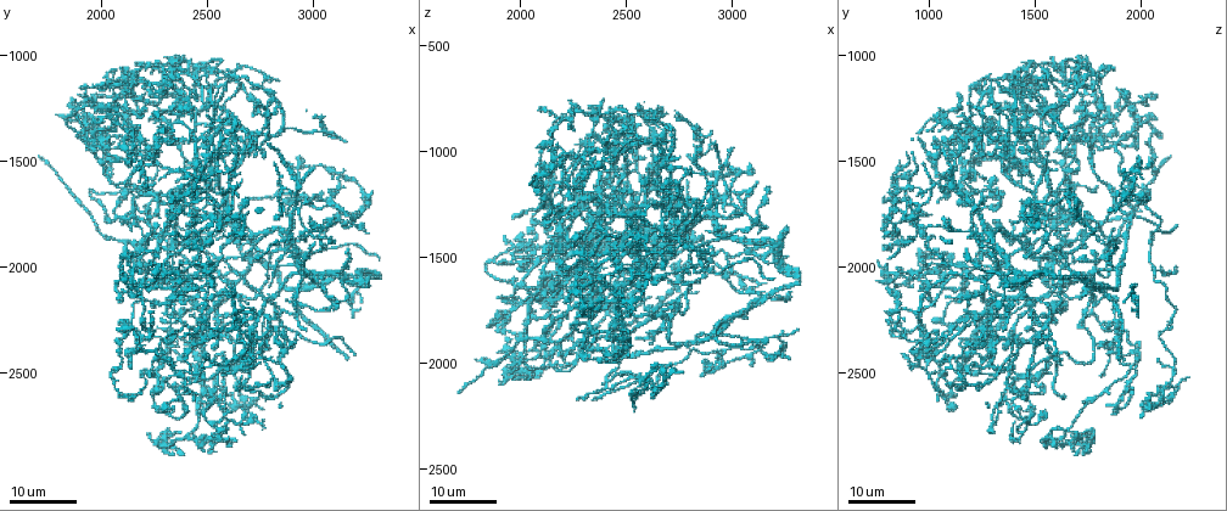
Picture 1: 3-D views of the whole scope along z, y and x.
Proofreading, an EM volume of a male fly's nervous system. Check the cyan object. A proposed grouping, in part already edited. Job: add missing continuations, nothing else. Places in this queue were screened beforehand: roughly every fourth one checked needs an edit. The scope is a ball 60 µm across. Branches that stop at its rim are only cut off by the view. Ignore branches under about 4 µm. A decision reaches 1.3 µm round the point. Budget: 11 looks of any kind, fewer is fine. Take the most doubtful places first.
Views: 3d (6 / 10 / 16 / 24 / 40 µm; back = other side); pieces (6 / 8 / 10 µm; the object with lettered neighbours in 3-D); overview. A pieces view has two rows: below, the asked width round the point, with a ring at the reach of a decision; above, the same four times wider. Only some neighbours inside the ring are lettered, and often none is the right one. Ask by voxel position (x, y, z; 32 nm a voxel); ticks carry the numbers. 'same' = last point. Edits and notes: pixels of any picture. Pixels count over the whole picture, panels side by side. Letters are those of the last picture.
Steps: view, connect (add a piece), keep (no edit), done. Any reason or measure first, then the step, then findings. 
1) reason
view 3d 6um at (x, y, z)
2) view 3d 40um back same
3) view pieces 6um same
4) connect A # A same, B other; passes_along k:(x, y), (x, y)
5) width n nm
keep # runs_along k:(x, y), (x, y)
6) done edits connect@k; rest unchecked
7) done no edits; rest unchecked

thick end
view 3d 24um at (2550, 2620, 1640)

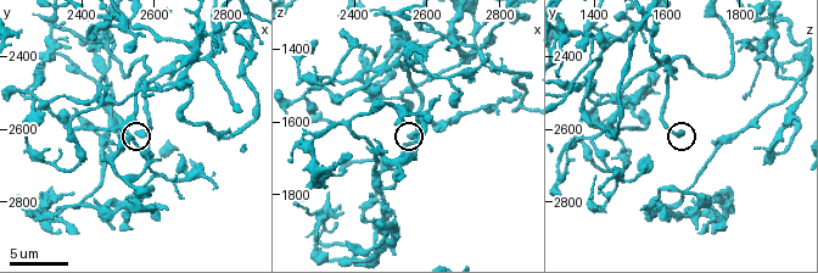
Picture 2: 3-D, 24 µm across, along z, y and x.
view pieces 6um at (2550, 2610, 1640)

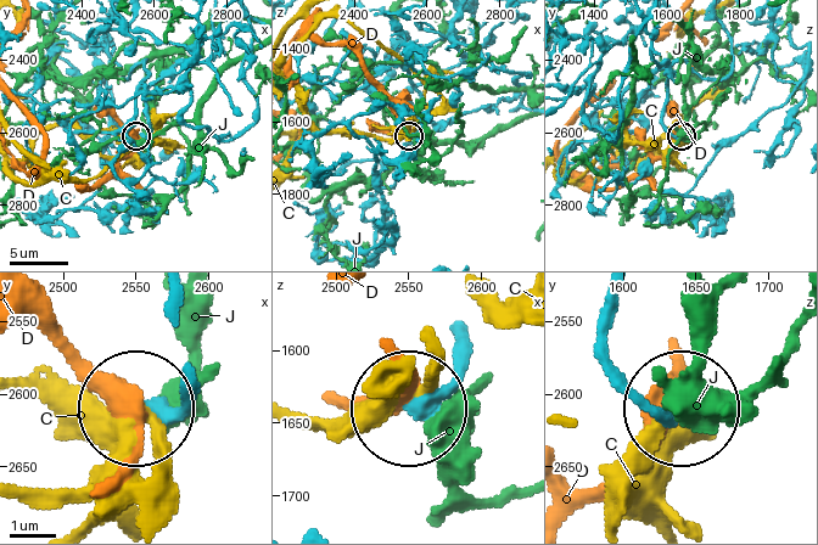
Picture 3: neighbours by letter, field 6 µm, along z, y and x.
width 390 nm
keep # C other, D other, J other; runs_along 3:(458, 336), (454, 370), (415, 402); no lettered piece goes on from it

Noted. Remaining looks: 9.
free end
view 3d 24um at (2270, 1950, 1020)

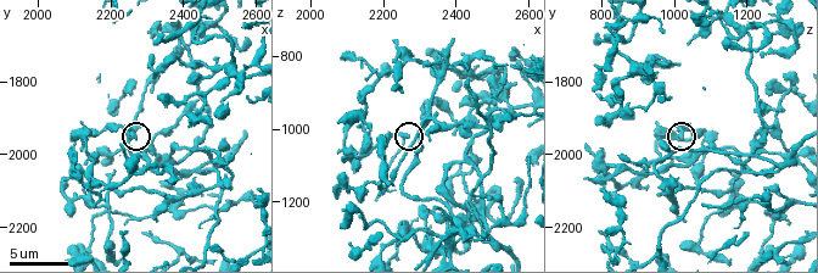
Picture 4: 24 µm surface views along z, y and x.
view 3d 10um at (2270, 1950, 1020)

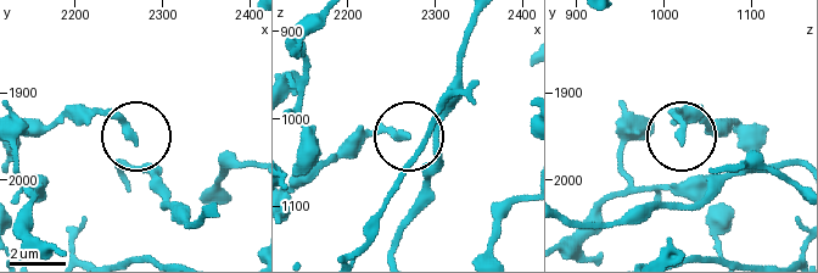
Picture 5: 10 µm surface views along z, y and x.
view pieces 6um at (2270, 1950, 1020)

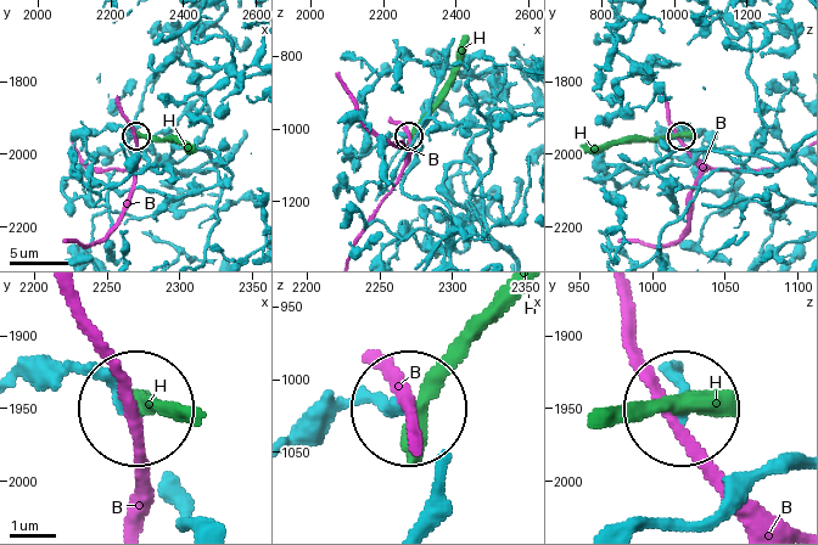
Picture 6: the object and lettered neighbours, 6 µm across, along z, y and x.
keep # B other, H other; no lettered piece goes on from it

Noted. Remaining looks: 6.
tapers out
view 3d 16um at (2690, 2170, 1410)

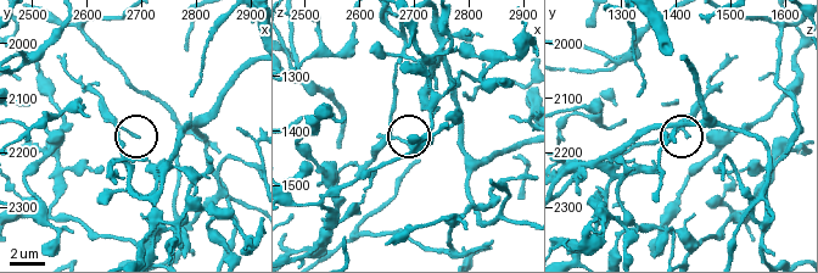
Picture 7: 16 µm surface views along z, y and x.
view pieces 6um at (2695, 2170, 1420)

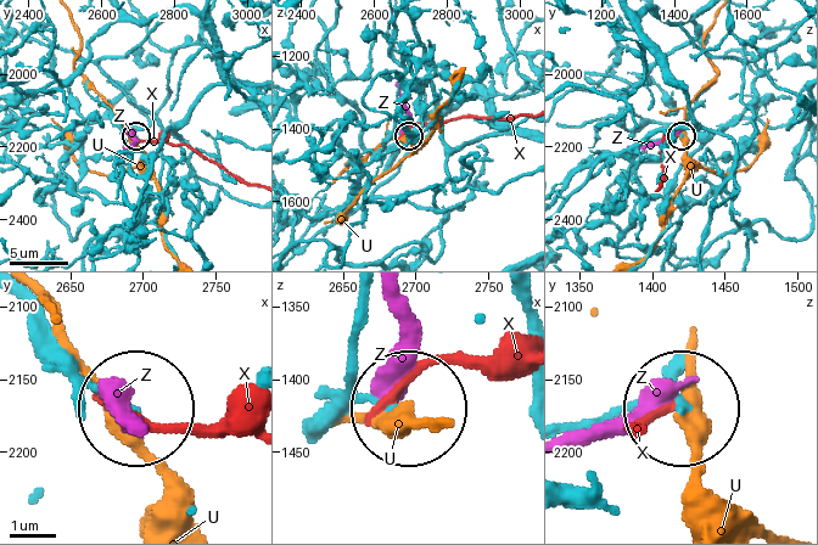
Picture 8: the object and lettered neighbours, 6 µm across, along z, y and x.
keep # U other, X other, Z other; none of them fits

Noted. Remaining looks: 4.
free end
view 3d 16um at (2860, 1680, 1990)

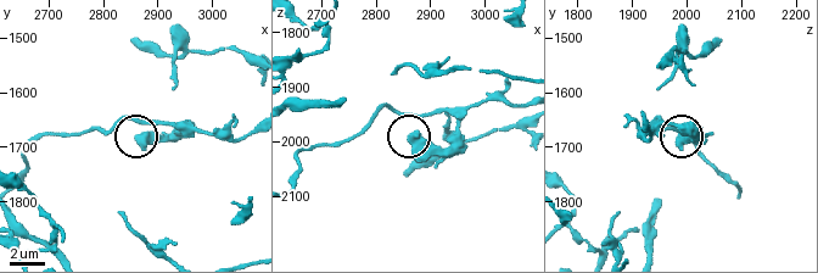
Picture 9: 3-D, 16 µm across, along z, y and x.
view pieces 10um at (2860, 1680, 1995)

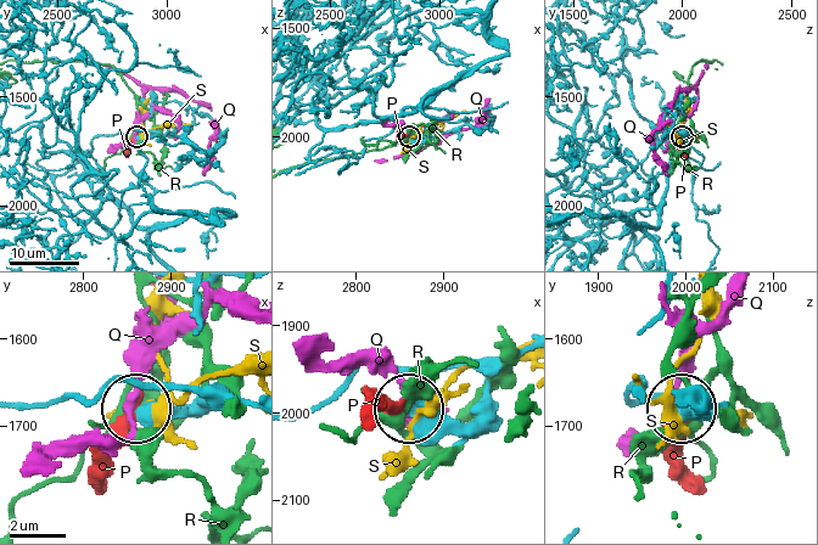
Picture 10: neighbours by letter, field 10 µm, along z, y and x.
width 620 nm
keep # P other, Q other, R other, S other; none of them fits

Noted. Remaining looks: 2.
stops while still wide
view pieces 8um at (2370, 1970, 1100)

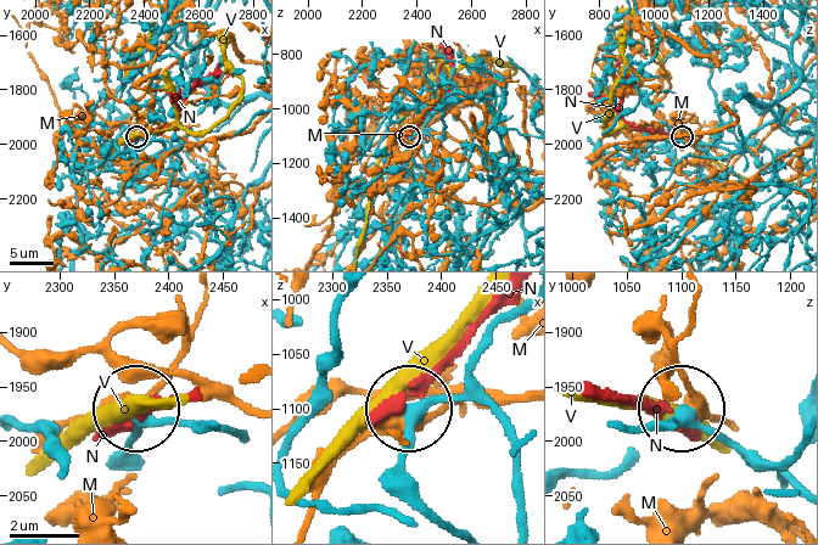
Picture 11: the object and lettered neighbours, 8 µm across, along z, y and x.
width 330 nm
keep # M other, N other, V other; runs_along 11:(796, 484), (744, 459), (687, 409); none of them fits

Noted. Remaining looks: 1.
done no edits; rest unchecked

